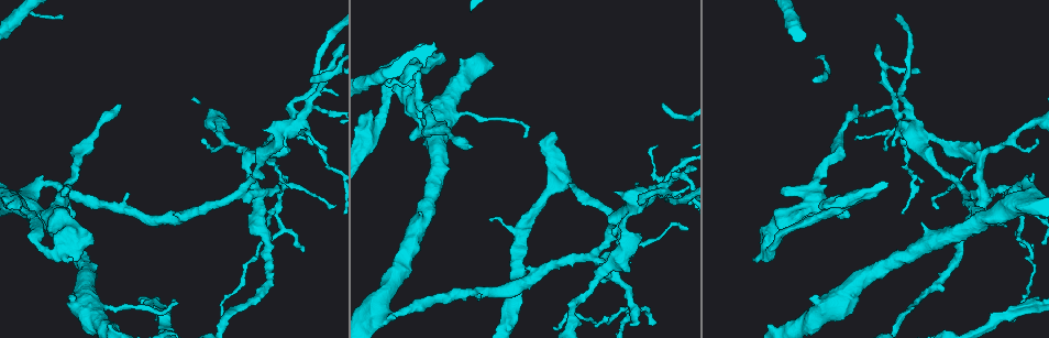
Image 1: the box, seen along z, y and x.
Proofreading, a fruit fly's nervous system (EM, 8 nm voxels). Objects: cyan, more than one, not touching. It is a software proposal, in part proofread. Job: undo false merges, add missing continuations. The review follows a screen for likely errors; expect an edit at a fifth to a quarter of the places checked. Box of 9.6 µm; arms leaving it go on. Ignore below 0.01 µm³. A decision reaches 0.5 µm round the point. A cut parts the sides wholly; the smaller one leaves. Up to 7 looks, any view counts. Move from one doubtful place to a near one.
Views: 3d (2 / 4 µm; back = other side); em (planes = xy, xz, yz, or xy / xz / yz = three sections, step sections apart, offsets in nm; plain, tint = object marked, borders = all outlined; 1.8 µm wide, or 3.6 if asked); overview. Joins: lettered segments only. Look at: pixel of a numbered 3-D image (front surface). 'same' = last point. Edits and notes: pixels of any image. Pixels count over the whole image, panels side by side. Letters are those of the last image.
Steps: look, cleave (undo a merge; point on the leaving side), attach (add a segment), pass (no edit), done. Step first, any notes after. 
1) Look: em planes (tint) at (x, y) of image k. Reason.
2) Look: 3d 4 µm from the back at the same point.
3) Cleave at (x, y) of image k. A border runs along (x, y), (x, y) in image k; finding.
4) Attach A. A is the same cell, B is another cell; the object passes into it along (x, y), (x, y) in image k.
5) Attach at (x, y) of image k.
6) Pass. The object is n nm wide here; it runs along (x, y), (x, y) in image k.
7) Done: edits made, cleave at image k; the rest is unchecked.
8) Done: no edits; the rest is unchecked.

Look: em xy step 4 (tint) at (981, 194) of image 1. Arms part here.

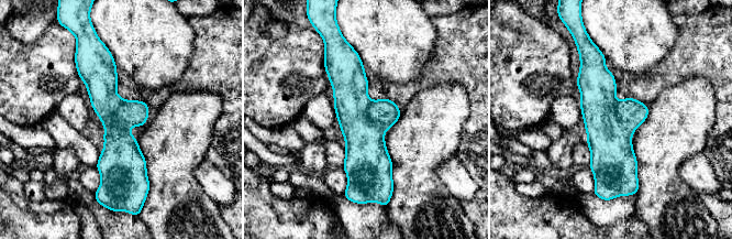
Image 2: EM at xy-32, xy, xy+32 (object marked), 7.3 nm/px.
Look: em planes (borders) at the same point.

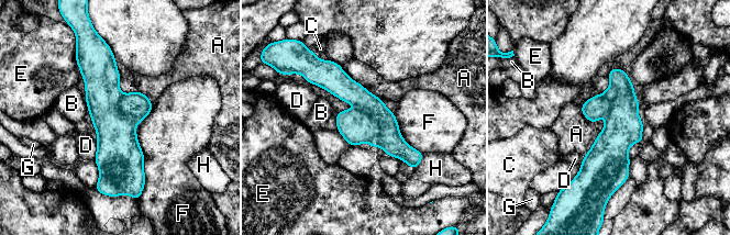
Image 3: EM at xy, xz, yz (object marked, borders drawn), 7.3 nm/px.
Cleave at (356, 126) of image 3. The object is 280 nm wide here; the longest contact is with F, 440 nm; A, B, C, D, E, F, G and H are other cells; a second neuron is stuck on.

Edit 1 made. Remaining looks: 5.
Look: overview.

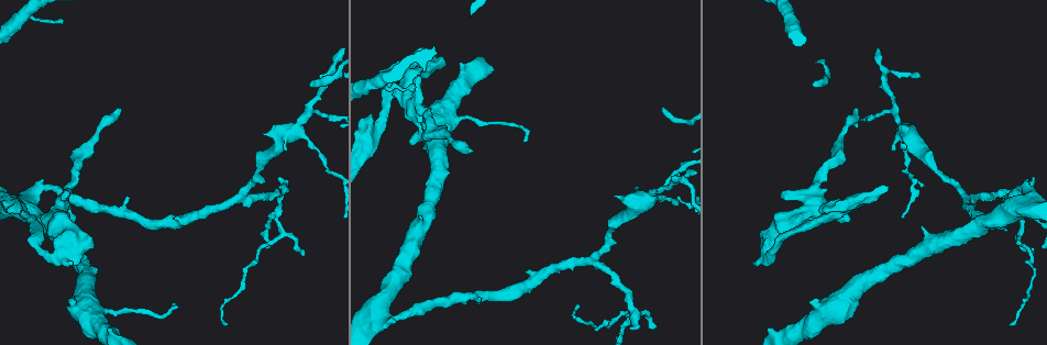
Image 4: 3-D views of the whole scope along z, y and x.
Look: em planes (borders) at (471, 150) of image 4. End of a long branch.

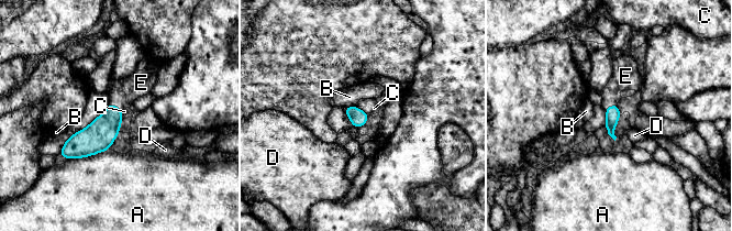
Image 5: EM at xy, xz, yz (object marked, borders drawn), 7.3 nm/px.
Attach E. E is the same cell, A, B, C and D are other cells; the object passes into it along (99, 135), (115, 106), (122, 94) in image 5; it goes on there.

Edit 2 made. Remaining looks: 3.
Look: em yz step 16 (borders) at (57, 215) of image 4. Touches itself.

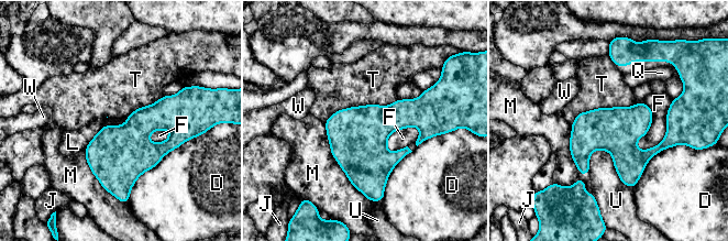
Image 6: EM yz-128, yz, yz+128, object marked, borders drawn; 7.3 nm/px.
Pass. The object is 180 nm wide here; D, F, J, L, M, Q, T, U and W are other cells; a border runs along (398, 99), (342, 108), (324, 122) in image 6; all the same neuron.

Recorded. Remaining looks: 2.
Done: edits made, cleave at image 3, attach at image 5; the rest is unchecked.

